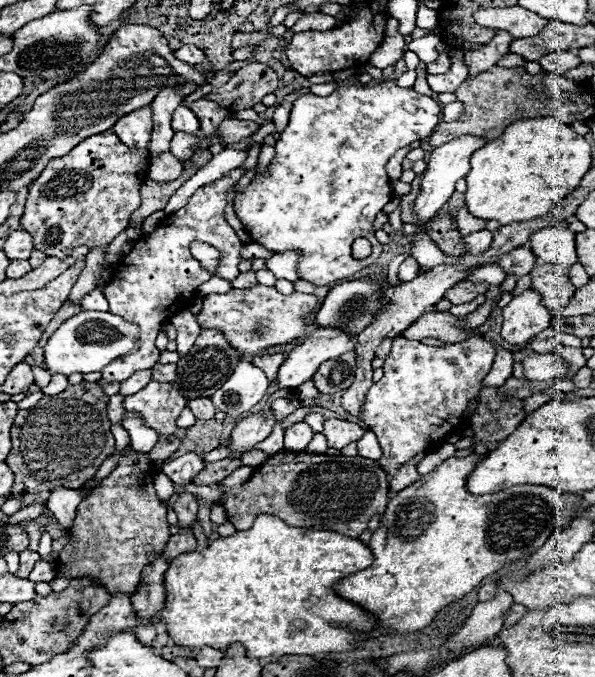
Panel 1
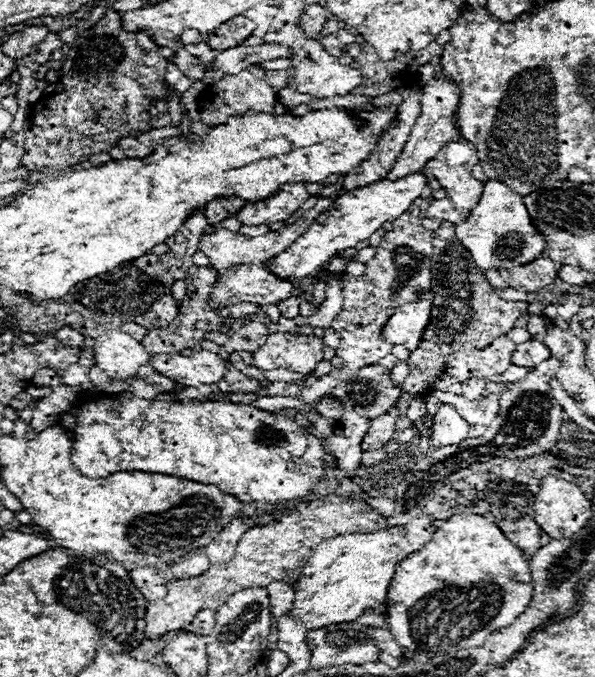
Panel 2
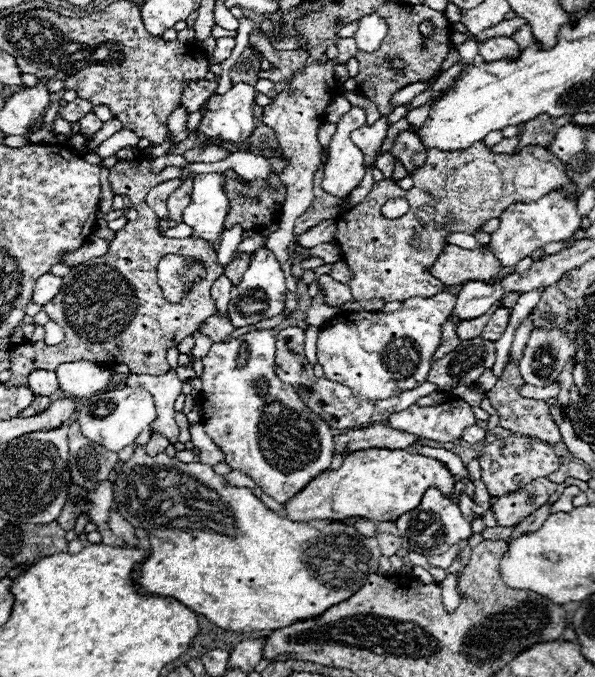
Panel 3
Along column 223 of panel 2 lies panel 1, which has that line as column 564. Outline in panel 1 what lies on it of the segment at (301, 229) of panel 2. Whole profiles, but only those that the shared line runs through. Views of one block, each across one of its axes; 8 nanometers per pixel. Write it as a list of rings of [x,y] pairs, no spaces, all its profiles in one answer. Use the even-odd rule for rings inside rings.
[[[552,226],[542,228],[540,232],[534,232],[530,236],[530,248],[536,258],[548,264],[556,264],[564,270],[568,270],[572,264],[576,264],[576,248],[574,248],[574,232],[566,226]]]

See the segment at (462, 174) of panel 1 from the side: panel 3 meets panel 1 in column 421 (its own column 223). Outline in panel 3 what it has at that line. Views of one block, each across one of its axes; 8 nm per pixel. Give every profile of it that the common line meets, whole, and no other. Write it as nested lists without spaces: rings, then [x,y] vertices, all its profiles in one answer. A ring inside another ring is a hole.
[[[222,174],[194,176],[194,196],[182,214],[182,222],[192,228],[194,240],[202,238],[210,244],[220,240],[224,218],[228,214],[228,198],[224,194]]]

